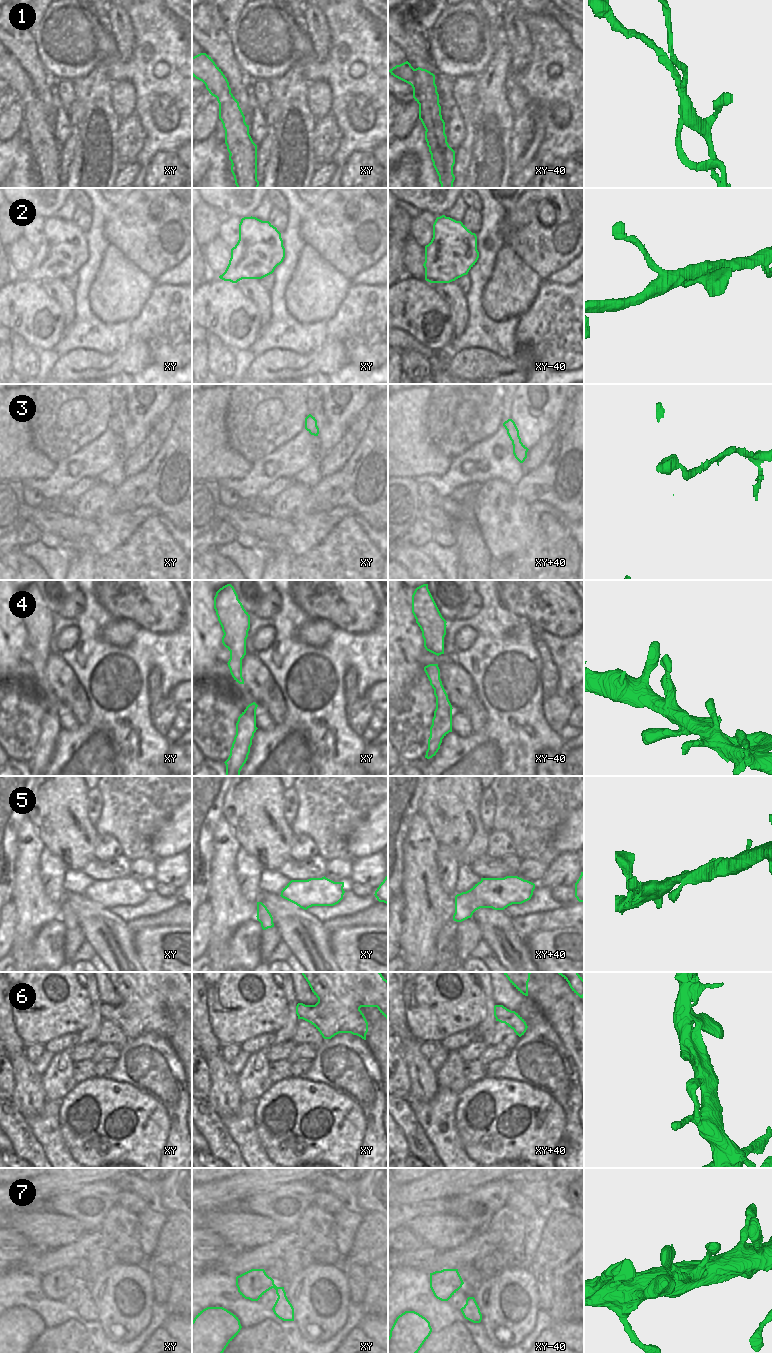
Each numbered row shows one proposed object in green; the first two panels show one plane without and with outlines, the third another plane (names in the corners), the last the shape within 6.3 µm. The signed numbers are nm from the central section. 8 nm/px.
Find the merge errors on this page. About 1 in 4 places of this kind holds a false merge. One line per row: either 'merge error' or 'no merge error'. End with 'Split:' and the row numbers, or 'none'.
1: merge error
2: no merge error
3: no merge error
4: no merge error
5: no merge error
6: no merge error
7: no merge error
Split: 1

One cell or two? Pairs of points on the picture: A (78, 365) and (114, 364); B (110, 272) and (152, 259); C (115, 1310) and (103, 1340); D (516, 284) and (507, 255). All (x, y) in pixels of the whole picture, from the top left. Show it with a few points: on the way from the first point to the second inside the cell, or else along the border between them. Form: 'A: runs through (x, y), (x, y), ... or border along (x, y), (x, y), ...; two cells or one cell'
A: runs through (87, 365), (105, 365); one cell
B: border along (117, 249), (153, 279); two cells
C: border along (98, 1320), (109, 1338), (121, 1342); two cells
D: runs through (511, 277), (507, 262); one cell

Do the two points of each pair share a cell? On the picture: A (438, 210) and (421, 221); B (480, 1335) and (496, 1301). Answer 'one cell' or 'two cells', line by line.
A: two cells
B: two cells

